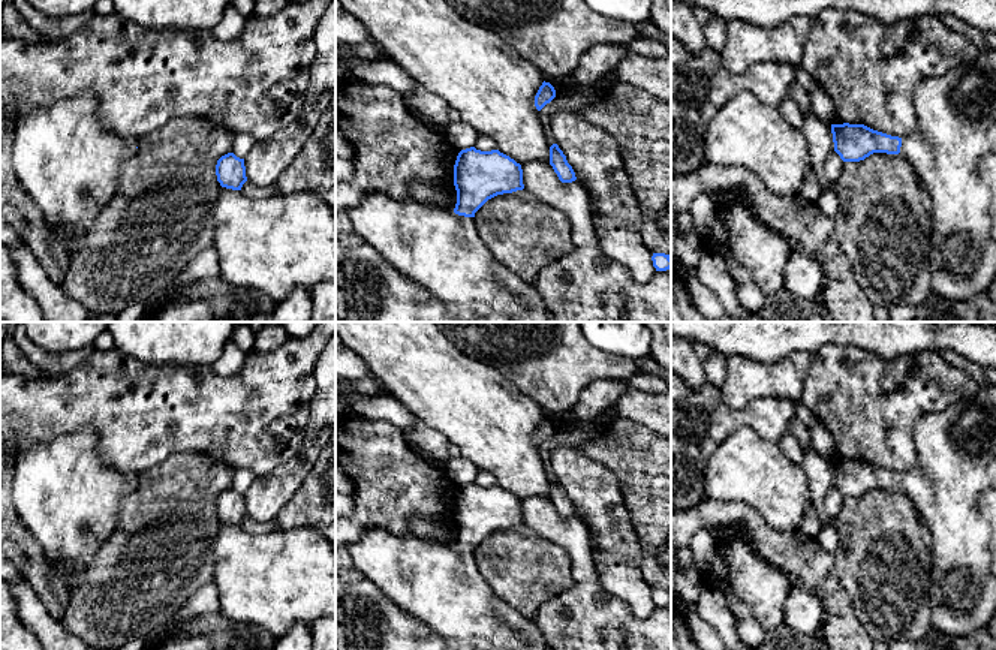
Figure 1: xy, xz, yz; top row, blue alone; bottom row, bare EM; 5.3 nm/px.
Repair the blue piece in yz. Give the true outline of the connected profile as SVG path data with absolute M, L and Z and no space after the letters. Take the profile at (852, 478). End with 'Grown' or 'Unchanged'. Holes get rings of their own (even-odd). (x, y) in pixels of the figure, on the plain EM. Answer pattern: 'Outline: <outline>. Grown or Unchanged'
Outline: M996 385L980 386L971 398L941 412L924 413L915 422L914 443L917 460L905 473L864 460L831 460L834 487L843 497L860 497L873 488L906 494L932 535L932 626L951 637L987 631L996 611L996 577L989 550L990 530L977 503L989 485L989 464L996 457Z. Grown

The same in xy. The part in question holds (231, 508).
Outline: M234 488L222 491L216 500L216 511L222 523L241 526L247 517L244 494L237 493Z. Unchanged

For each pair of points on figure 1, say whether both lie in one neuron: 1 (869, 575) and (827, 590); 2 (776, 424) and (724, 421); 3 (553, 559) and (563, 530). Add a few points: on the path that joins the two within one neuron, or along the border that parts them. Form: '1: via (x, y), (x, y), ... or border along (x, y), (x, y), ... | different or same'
1: border along (833, 556), (837, 580), (857, 616) | different
2: via (763, 418), (737, 418) | same
3: border along (527, 527), (556, 542), (568, 554), (572, 577) | different

